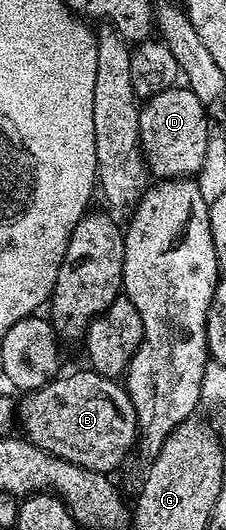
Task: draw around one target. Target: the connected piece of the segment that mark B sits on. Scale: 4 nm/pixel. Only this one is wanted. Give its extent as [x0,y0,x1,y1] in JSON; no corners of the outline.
[17,367,139,475]

